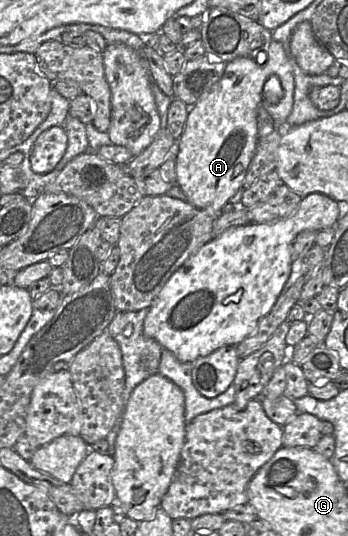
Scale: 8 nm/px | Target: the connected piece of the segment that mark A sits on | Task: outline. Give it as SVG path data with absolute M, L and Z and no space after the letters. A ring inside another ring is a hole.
M272 40L267 60L258 64L252 57L239 57L227 62L221 79L198 102L190 106L184 130L178 139L176 184L193 206L218 216L231 197L242 187L244 177L256 151L258 112L264 108L277 125L286 122L294 102L294 75L281 42Z

